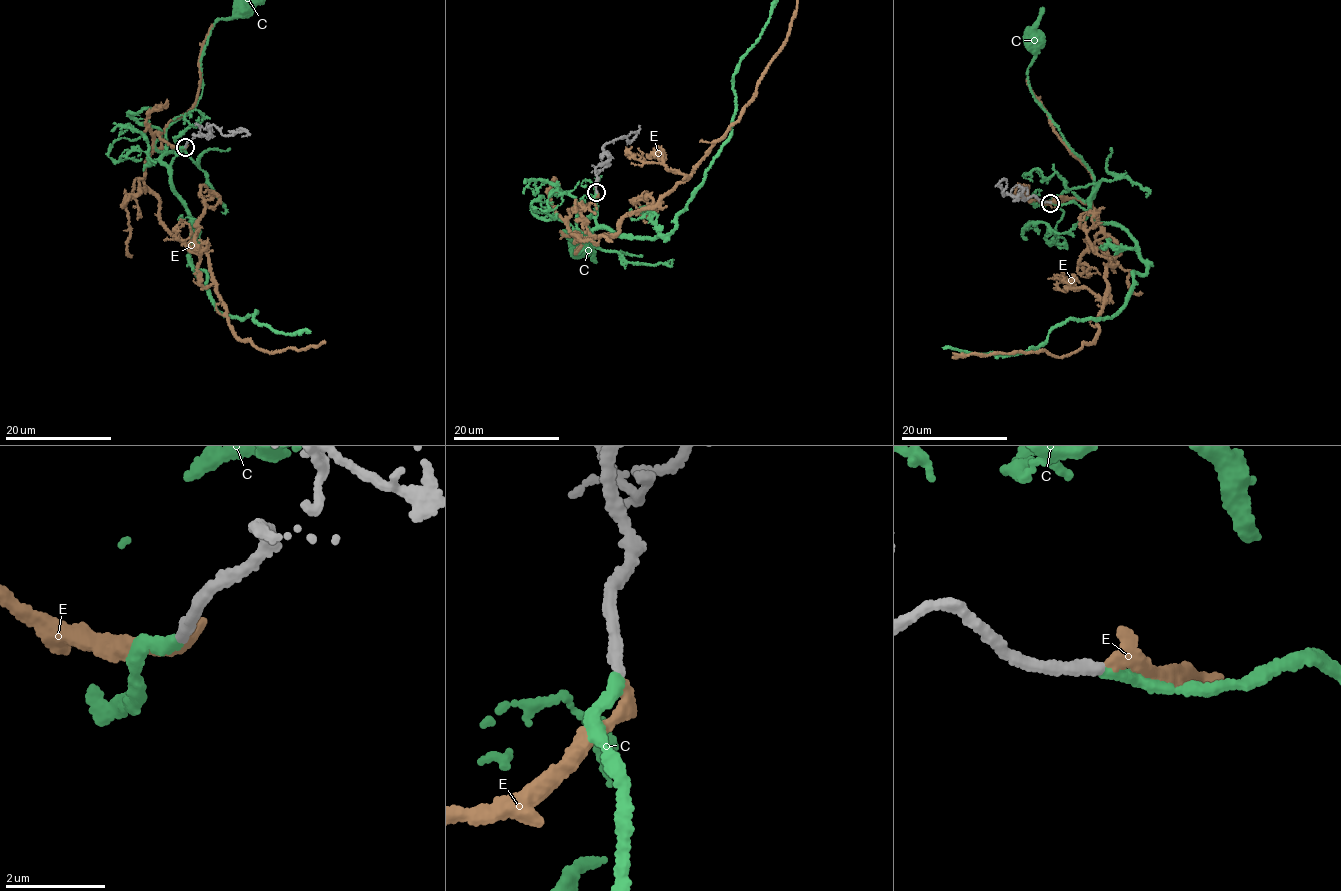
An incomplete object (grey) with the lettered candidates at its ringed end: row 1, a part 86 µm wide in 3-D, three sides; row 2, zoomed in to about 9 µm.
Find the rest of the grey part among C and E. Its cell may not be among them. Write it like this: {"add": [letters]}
{"add": ["C"]}

